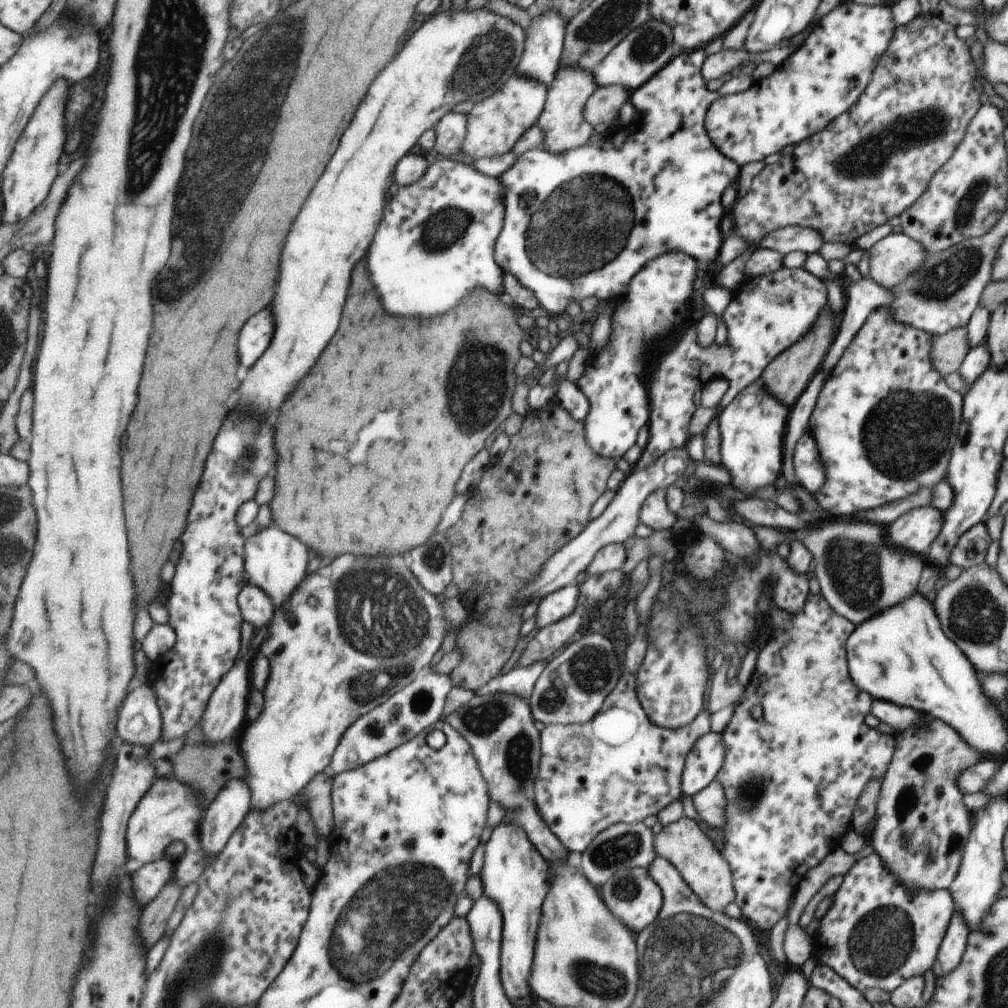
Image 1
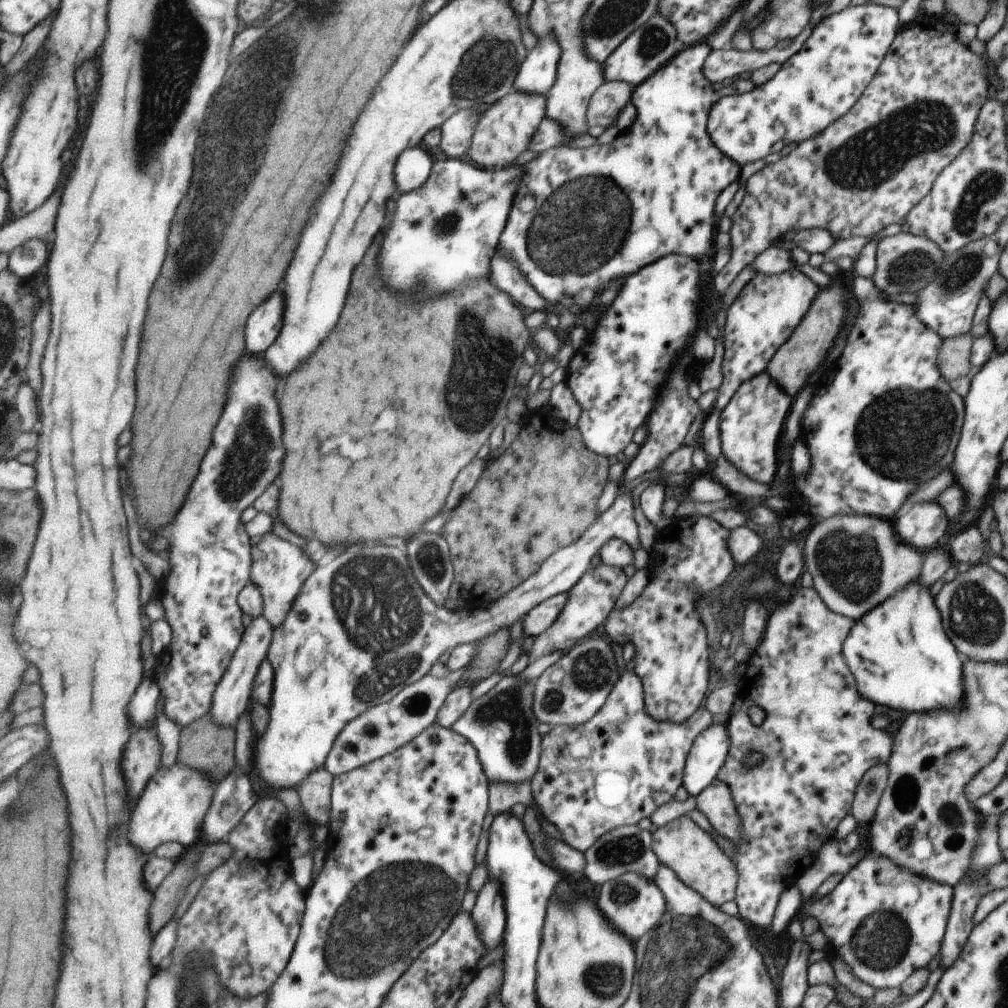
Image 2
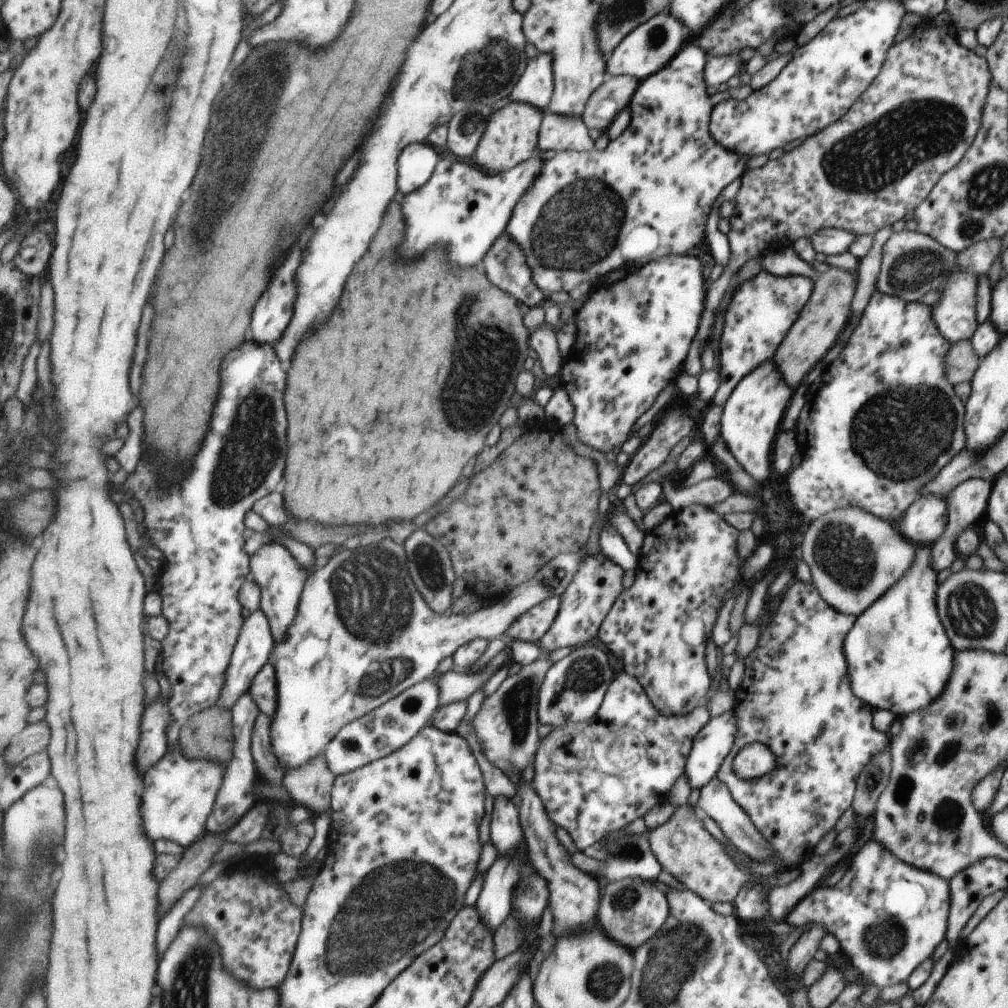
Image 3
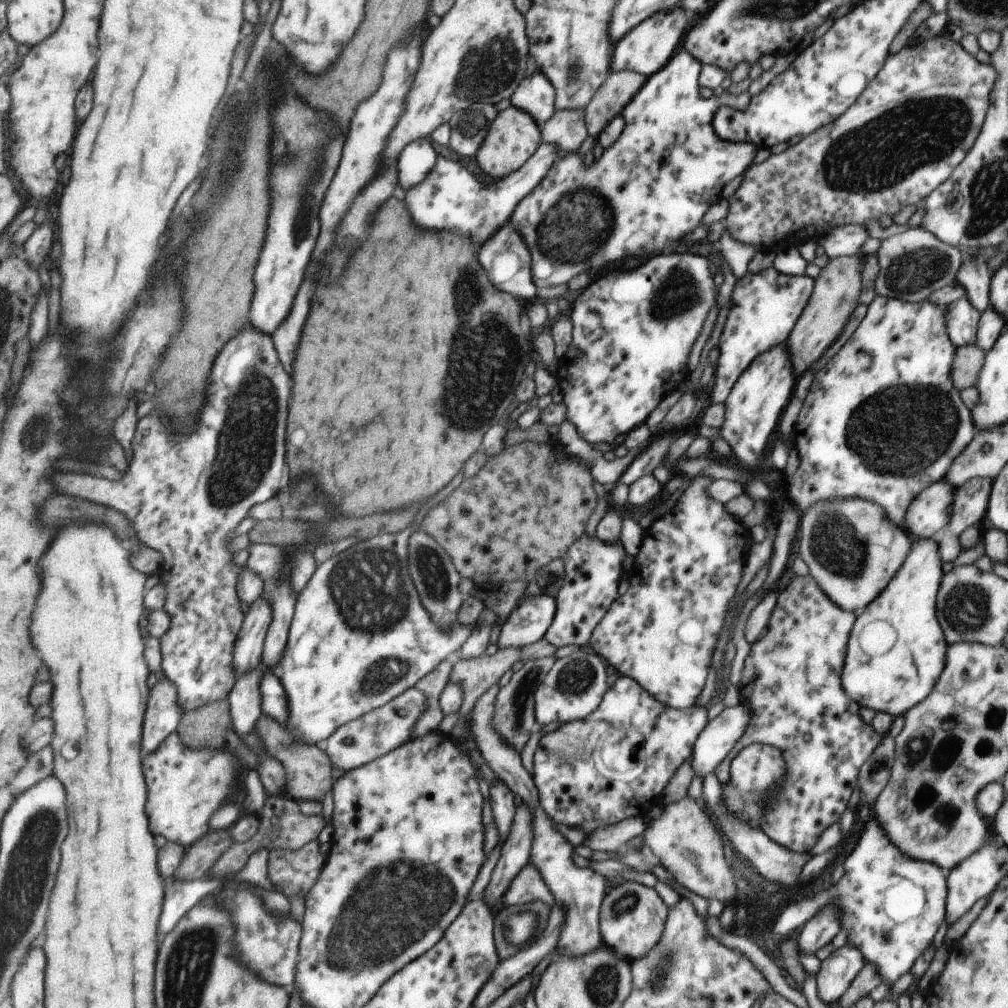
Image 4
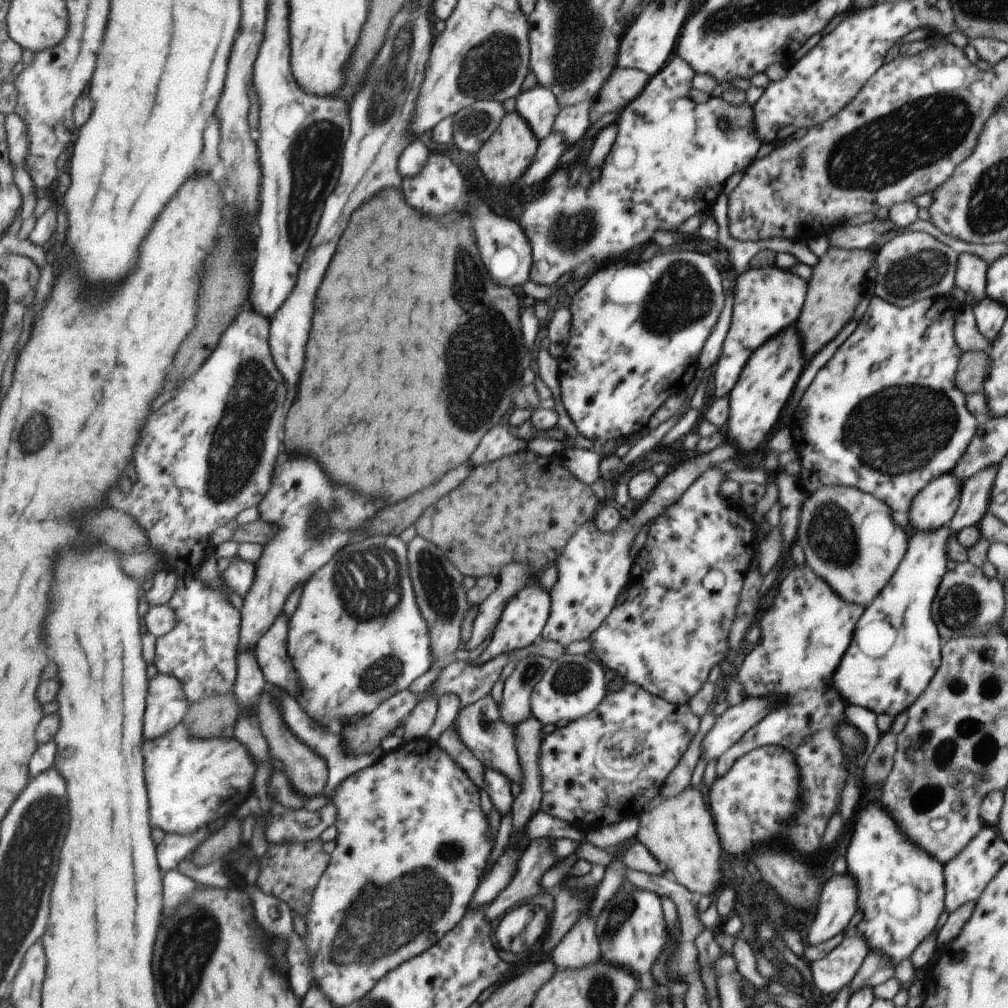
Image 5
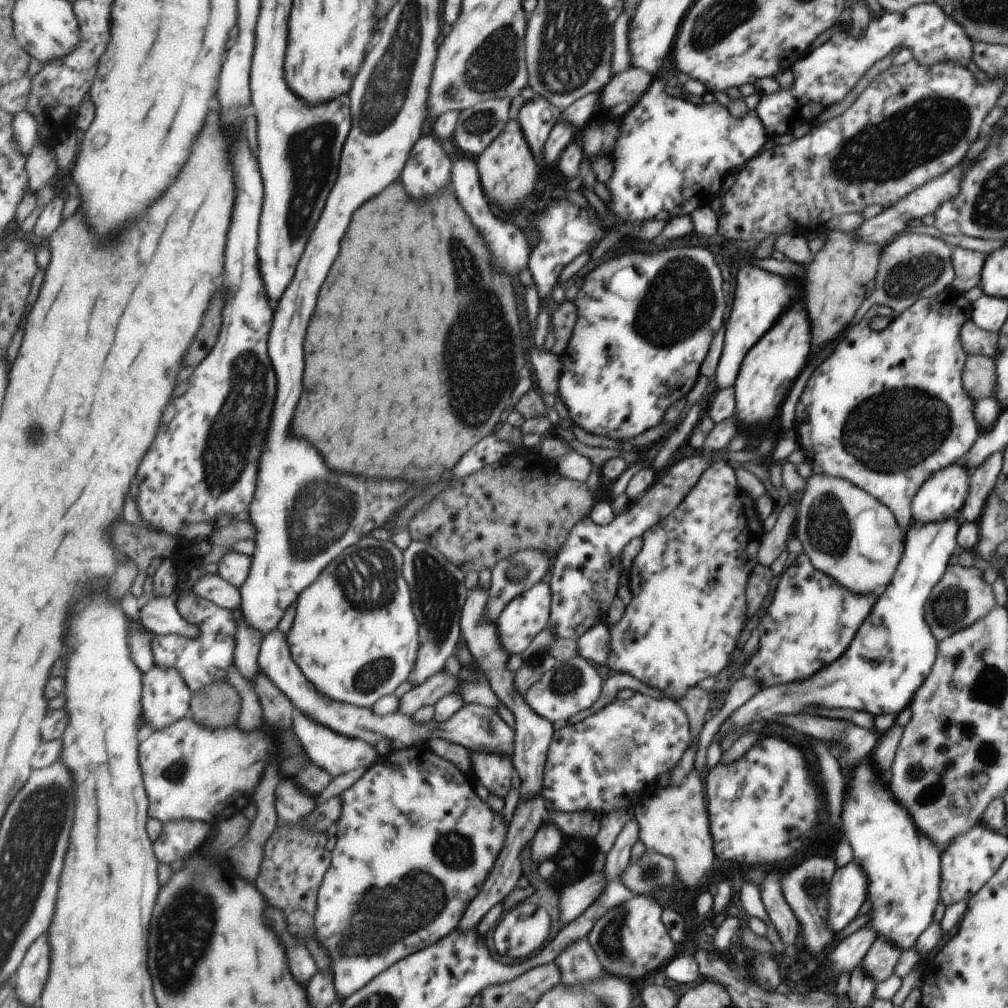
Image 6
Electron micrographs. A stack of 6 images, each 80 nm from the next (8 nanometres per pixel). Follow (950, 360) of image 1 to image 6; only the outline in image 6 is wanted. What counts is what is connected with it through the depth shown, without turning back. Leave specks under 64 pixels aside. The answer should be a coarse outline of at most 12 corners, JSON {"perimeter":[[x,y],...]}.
{"perimeter":[[967,355],[962,385],[972,399],[992,398],[995,362]]}

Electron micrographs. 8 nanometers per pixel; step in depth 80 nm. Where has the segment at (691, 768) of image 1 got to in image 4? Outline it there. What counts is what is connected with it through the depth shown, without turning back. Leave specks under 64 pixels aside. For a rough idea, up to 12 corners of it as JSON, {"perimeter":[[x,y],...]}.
{"perimeter":[[741,702],[706,722],[691,753],[694,774],[713,772],[749,724]]}

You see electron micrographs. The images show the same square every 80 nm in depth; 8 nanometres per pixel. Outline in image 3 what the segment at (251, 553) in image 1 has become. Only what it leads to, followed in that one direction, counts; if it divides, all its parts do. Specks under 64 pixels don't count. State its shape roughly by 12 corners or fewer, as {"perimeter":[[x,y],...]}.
{"perimeter":[[270,541],[250,556],[275,648],[298,616],[309,578]]}

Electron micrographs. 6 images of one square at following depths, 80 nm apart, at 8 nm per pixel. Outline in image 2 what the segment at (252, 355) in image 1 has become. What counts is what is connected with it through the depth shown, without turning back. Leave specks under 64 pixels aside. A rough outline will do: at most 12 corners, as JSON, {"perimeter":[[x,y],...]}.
{"perimeter":[[283,290],[271,294],[247,324],[247,348],[265,354],[279,338]]}

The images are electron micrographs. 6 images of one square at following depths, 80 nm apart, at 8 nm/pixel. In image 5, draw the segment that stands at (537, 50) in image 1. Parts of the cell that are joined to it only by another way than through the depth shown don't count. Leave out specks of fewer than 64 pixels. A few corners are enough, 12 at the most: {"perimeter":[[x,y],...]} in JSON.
{"perimeter":[[538,83],[516,97],[516,111],[539,141],[553,133],[557,96]]}

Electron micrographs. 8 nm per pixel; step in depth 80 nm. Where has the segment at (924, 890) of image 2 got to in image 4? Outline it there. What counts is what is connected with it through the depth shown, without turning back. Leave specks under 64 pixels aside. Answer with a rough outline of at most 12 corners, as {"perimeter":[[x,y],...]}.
{"perimeter":[[875,818],[787,936],[840,908],[847,943],[882,983],[926,950],[946,912],[939,865],[908,857]]}

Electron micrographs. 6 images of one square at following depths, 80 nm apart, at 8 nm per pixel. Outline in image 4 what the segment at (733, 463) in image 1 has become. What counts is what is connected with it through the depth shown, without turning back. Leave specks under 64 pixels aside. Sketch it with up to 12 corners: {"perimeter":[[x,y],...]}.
{"perimeter":[[786,342],[742,372],[718,434],[747,464],[765,450],[795,376]]}

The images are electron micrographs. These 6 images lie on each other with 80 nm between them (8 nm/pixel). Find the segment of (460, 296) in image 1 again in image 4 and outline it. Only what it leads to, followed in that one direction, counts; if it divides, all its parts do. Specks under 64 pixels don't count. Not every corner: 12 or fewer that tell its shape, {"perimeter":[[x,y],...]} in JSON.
{"perimeter":[[544,142],[507,180],[483,186],[439,155],[407,192],[423,230],[481,246],[543,182],[561,150]]}

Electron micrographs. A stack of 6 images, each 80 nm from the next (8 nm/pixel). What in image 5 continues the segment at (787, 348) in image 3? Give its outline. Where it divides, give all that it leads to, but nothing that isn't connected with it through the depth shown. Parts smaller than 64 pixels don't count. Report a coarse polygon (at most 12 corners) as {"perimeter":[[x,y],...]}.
{"perimeter":[[828,246],[795,328],[811,358],[853,316],[873,250]]}

